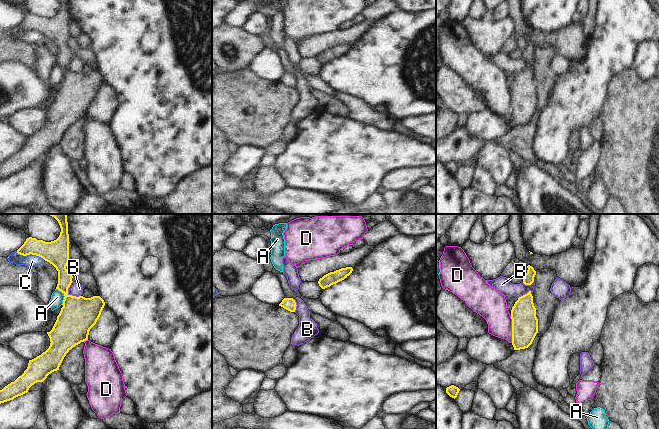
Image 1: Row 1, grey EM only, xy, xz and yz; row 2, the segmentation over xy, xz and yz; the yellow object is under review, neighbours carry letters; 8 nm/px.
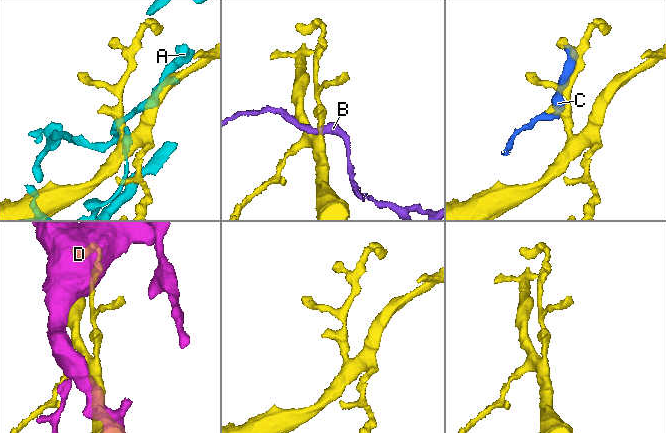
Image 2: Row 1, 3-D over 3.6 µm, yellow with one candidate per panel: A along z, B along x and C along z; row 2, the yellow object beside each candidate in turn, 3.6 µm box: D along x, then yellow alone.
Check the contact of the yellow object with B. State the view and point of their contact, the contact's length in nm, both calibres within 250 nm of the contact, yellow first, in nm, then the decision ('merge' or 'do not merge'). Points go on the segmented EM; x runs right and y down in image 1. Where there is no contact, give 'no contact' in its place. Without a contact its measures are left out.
contact xy (67, 292); length 140 nm; calibres 300 and 110 nm; do not merge

